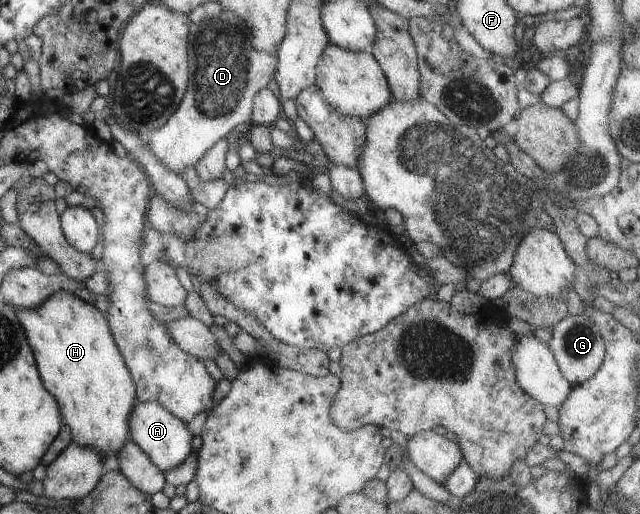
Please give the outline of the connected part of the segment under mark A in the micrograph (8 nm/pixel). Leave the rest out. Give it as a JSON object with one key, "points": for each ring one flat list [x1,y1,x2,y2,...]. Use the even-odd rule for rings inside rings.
{"points":[[137,402,133,408,133,414,129,416,129,434,131,439,141,447,141,450,151,459,151,462,165,470,177,468,183,464,189,454,193,452,191,440,193,433,189,431,187,423,171,414,164,406,158,402]]}

